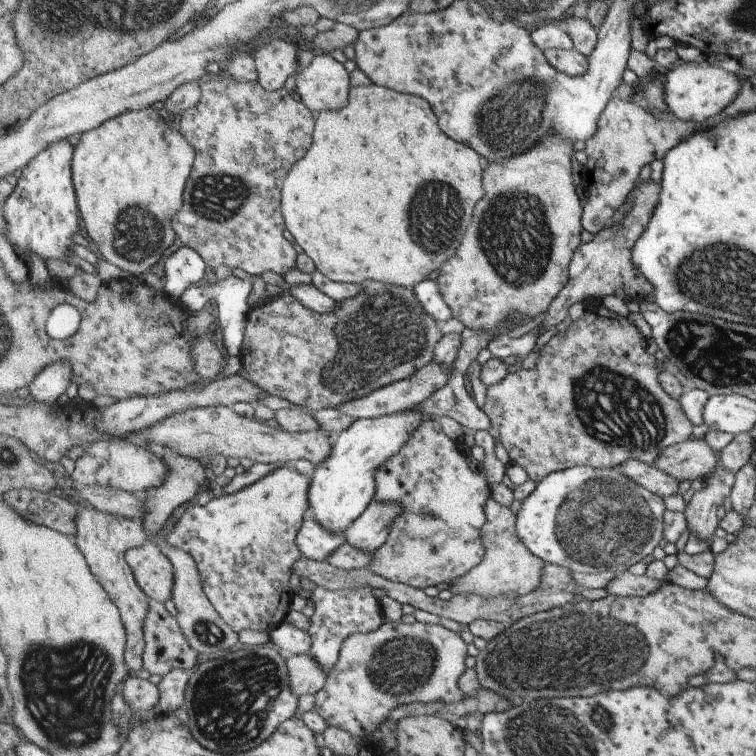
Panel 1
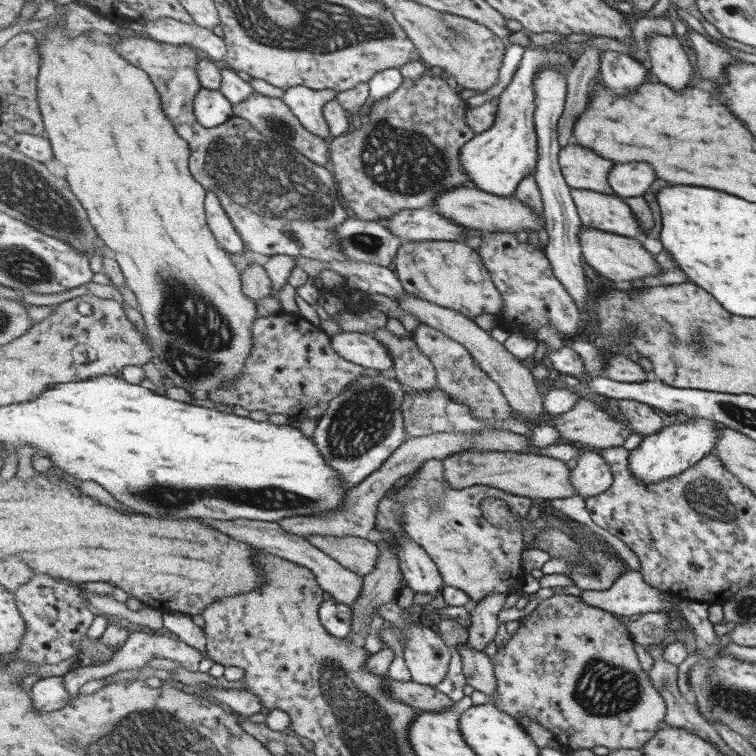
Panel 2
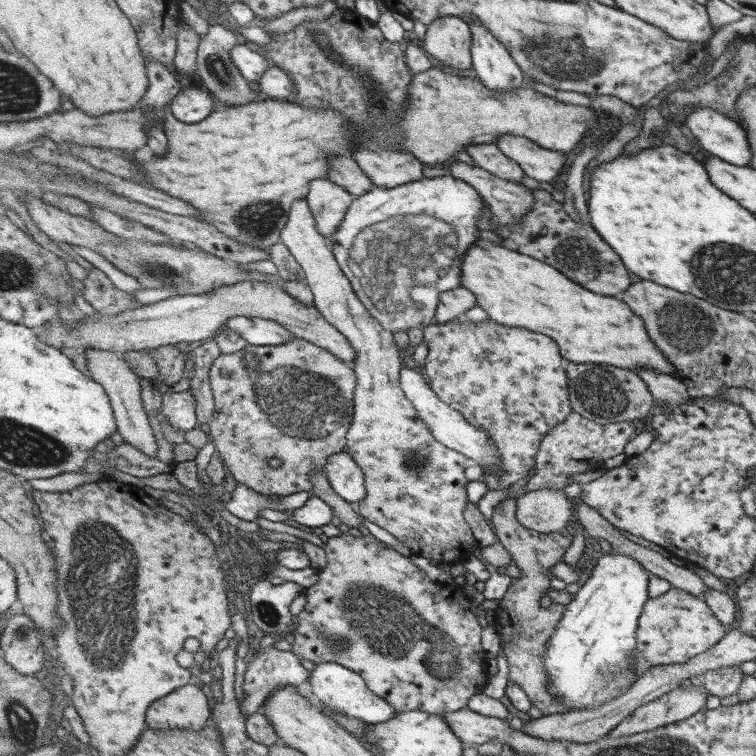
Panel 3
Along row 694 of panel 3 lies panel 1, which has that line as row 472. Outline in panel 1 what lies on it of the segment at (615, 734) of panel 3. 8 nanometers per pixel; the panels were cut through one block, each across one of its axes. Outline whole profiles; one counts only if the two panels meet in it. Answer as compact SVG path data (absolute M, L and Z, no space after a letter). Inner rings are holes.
M703 438L677 443L666 448L654 464L666 474L674 476L679 482L705 478L715 466L713 450L705 444Z

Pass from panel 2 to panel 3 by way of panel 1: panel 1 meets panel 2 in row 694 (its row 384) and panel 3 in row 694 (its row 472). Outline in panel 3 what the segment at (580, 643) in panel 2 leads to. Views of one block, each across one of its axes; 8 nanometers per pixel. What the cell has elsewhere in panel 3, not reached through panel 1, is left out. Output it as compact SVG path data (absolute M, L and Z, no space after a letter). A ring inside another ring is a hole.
M509 497L503 500L495 511L491 525L498 536L499 542L515 560L523 574L515 578L501 599L501 616L497 622L498 636L501 650L507 662L510 662L510 678L515 680L529 697L530 702L537 706L544 715L569 712L570 708L562 704L554 692L550 692L550 677L546 673L546 650L550 640L561 623L562 616L566 614L568 605L552 605L542 608L541 598L551 588L551 567L563 561L567 548L573 544L573 531L570 526L559 532L537 532L523 526L516 518L517 500ZM509 620L509 624L505 624Z

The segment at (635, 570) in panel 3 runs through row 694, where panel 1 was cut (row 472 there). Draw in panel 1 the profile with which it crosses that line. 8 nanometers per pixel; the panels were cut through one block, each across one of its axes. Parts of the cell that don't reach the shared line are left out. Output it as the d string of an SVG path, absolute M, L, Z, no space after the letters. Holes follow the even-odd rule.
M583 465L580 467L571 467L562 471L557 471L546 476L536 488L521 502L517 516L517 528L519 538L528 546L528 549L542 558L546 563L553 563L567 567L575 572L598 573L601 571L614 571L615 573L624 573L628 571L635 562L650 560L653 550L657 546L662 546L665 542L663 519L667 508L661 495L655 494L653 491L647 490L642 484L635 479L629 478L623 471L617 467L606 469L598 469L591 466Z

